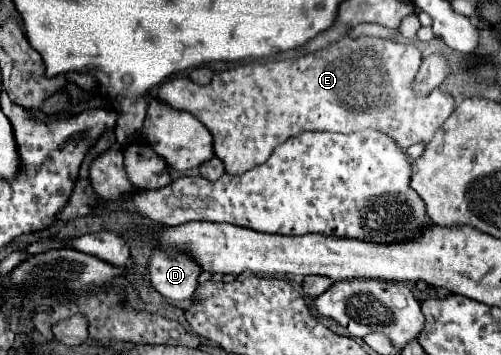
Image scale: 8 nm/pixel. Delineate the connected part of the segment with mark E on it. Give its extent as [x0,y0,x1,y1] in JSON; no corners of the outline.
[158,37,454,175]

